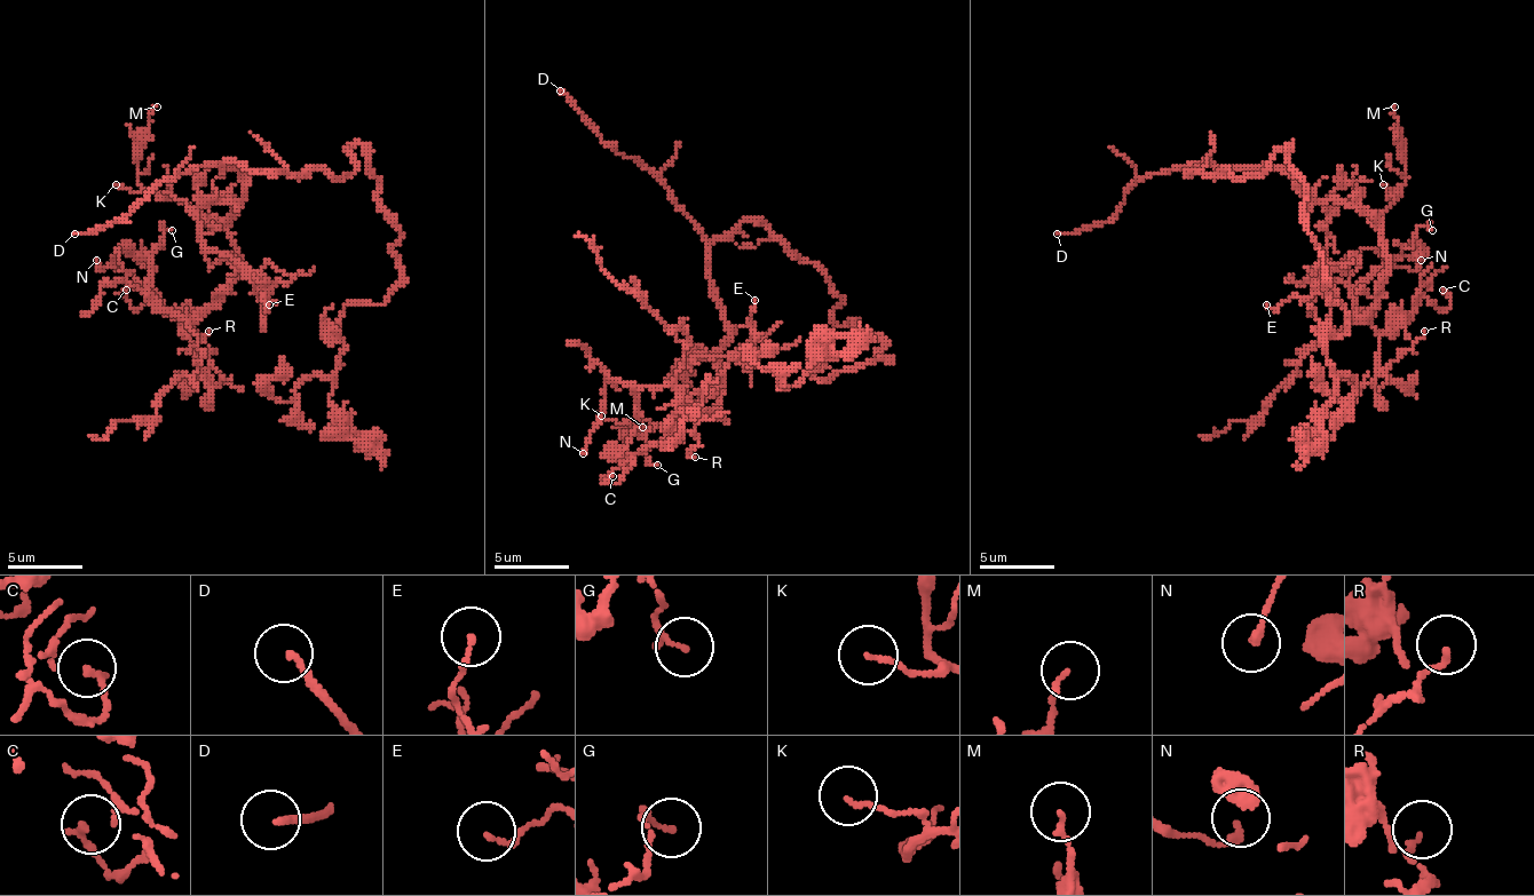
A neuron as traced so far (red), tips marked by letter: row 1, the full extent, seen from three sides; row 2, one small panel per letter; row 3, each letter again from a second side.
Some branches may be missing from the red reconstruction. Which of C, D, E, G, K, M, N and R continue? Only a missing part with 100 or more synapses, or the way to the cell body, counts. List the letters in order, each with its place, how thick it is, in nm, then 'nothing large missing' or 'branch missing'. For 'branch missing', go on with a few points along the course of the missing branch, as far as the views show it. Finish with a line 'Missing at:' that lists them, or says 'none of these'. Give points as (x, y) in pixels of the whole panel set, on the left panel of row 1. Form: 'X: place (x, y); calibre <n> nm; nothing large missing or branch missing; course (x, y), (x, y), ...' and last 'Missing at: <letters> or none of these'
C: place (126, 290); calibre 190 nm; nothing large missing
D: place (74, 234); calibre 160 nm; branch missing; course (74, 234), (2, 230), (32, 196), (78, 211), (89, 255), (37, 312), (96, 346), (119, 413), (314, 372)
E: place (269, 304); calibre 150 nm; nothing large missing
G: place (172, 230); calibre 110 nm; nothing large missing
K: place (116, 184); calibre 100 nm; nothing large missing
M: place (157, 106); calibre 140 nm; nothing large missing
N: place (96, 260); calibre 140 nm; nothing large missing
R: place (208, 331); calibre 140 nm; nothing large missing
Missing at: D

